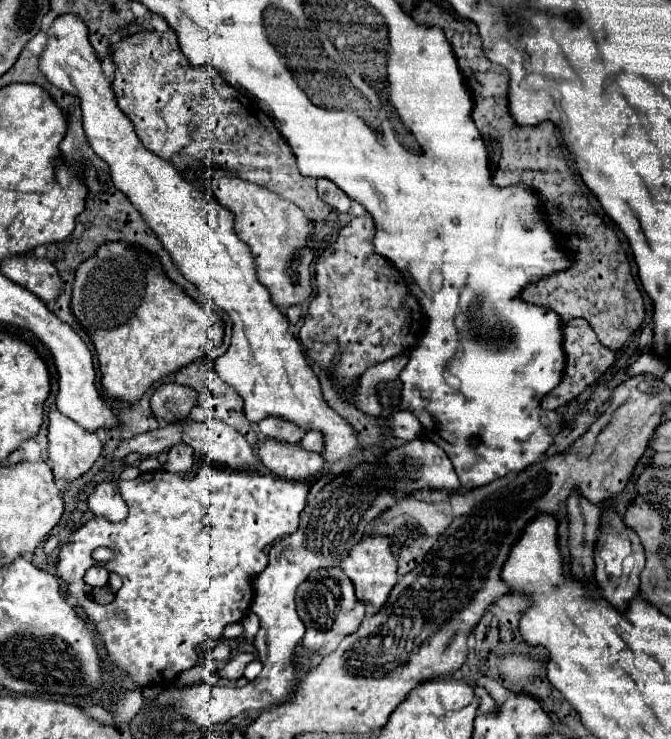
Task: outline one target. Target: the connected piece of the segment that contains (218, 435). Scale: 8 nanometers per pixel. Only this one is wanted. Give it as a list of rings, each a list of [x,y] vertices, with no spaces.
[[[188,420],[182,440],[188,446],[192,446],[195,452],[208,457],[214,463],[228,464],[240,470],[252,470],[260,462],[246,438],[238,430],[220,420]]]

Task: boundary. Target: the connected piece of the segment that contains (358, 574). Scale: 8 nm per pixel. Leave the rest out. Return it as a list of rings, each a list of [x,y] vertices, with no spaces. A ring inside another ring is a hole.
[[[370,536],[360,540],[348,554],[346,560],[342,560],[342,570],[344,574],[352,580],[354,588],[356,588],[356,598],[364,604],[372,606],[372,612],[376,614],[388,600],[392,588],[398,582],[398,574],[396,574],[396,560],[392,556],[390,550],[390,540],[384,536]]]

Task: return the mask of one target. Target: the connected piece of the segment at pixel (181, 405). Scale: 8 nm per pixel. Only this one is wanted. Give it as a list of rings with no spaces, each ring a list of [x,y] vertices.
[[[162,384],[150,398],[150,408],[160,422],[180,422],[198,406],[198,392],[180,384]]]

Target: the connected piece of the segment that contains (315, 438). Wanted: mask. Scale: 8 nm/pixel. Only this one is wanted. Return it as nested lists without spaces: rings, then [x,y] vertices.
[[[308,432],[298,446],[308,452],[322,452],[322,436],[318,436],[318,432]]]

